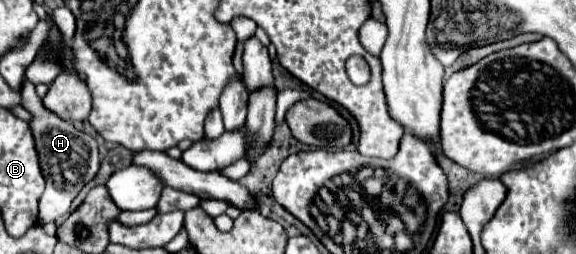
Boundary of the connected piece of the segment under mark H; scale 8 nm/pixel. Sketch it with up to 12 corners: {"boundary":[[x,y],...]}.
{"boundary":[[20,93],[46,179],[40,221],[56,221],[98,173],[98,143]]}

